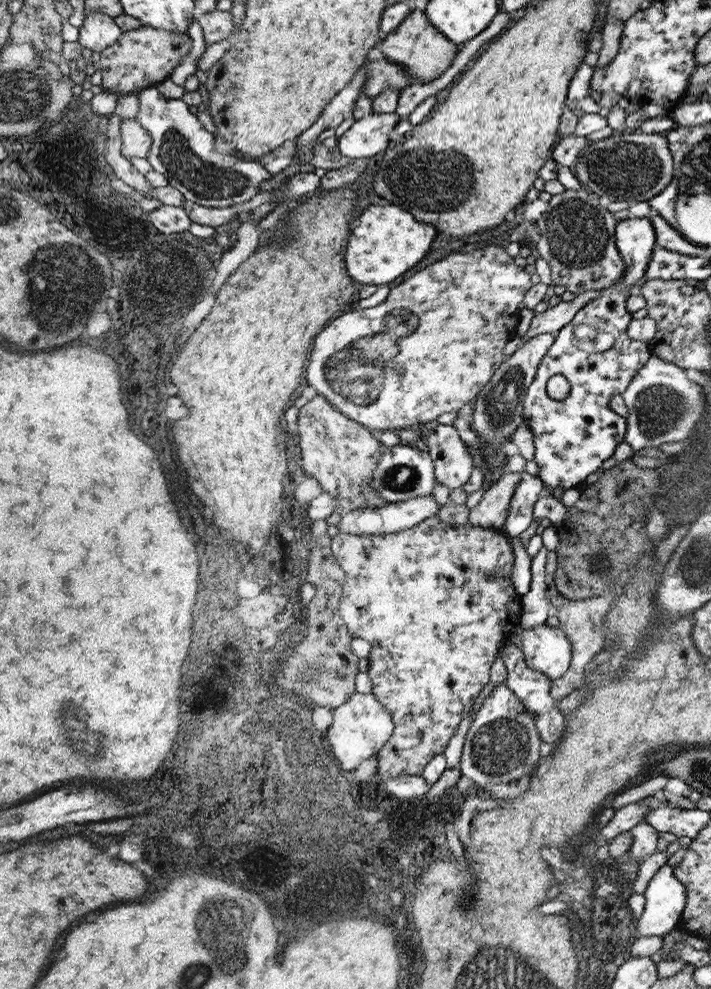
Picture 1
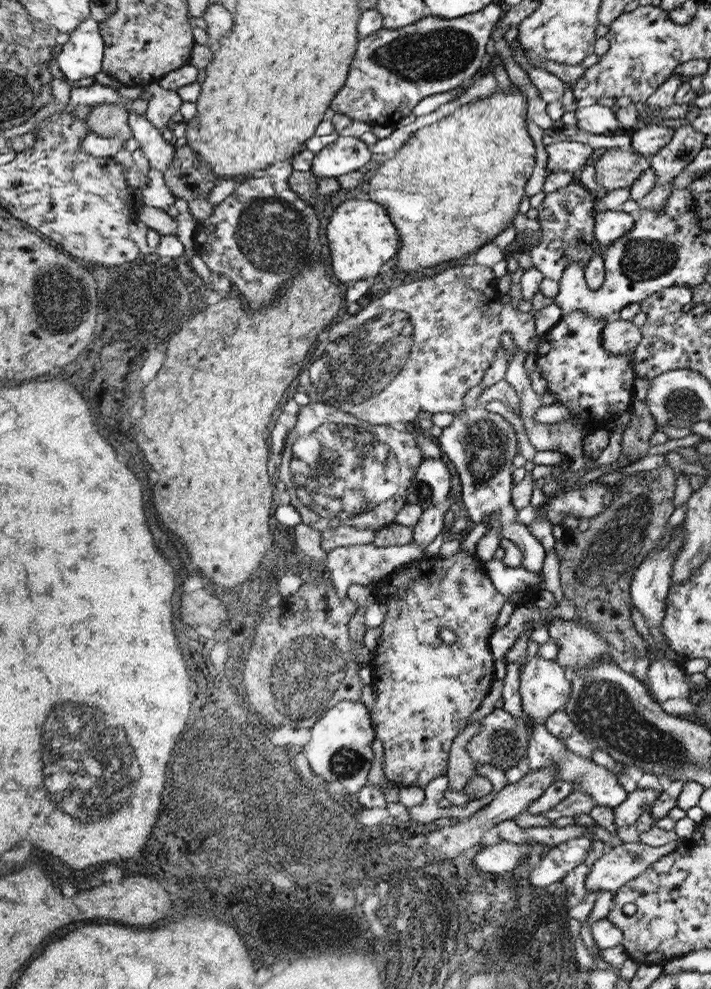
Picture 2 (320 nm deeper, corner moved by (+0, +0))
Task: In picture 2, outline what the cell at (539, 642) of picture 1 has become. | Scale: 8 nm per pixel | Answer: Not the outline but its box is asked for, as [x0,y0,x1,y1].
[519,655,572,723]

